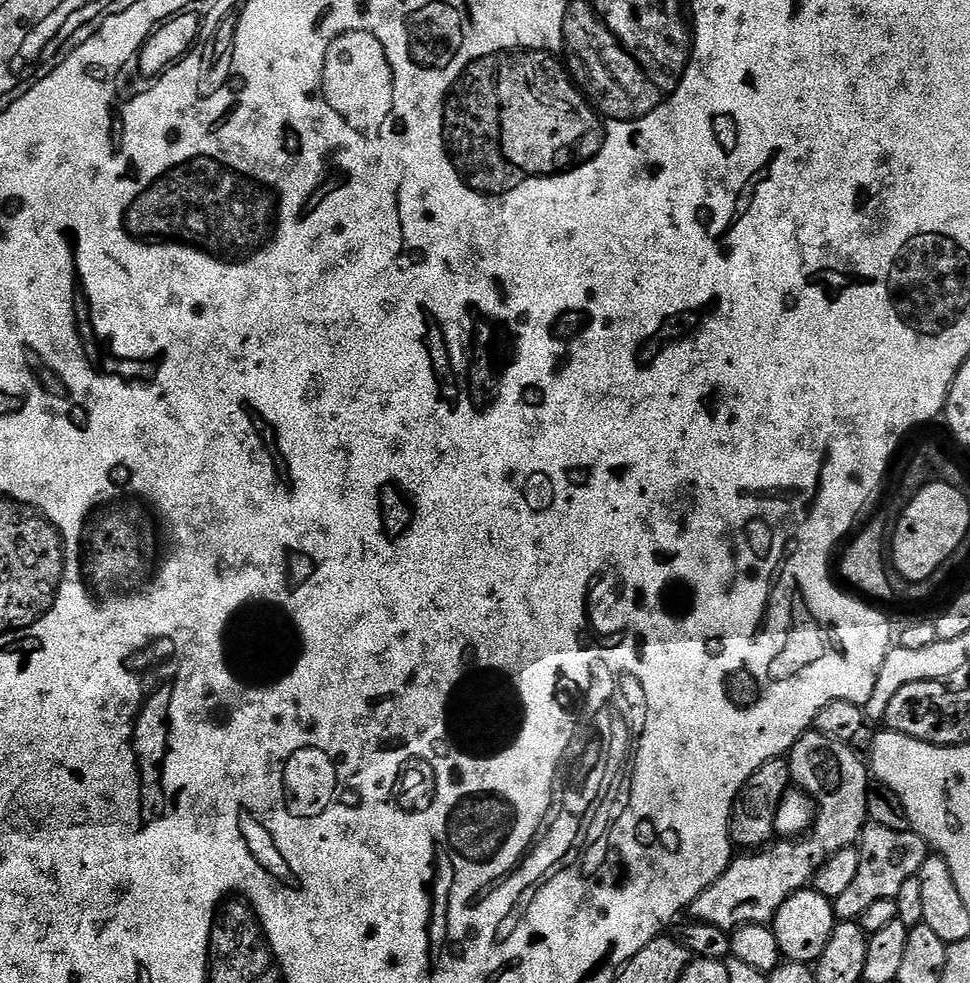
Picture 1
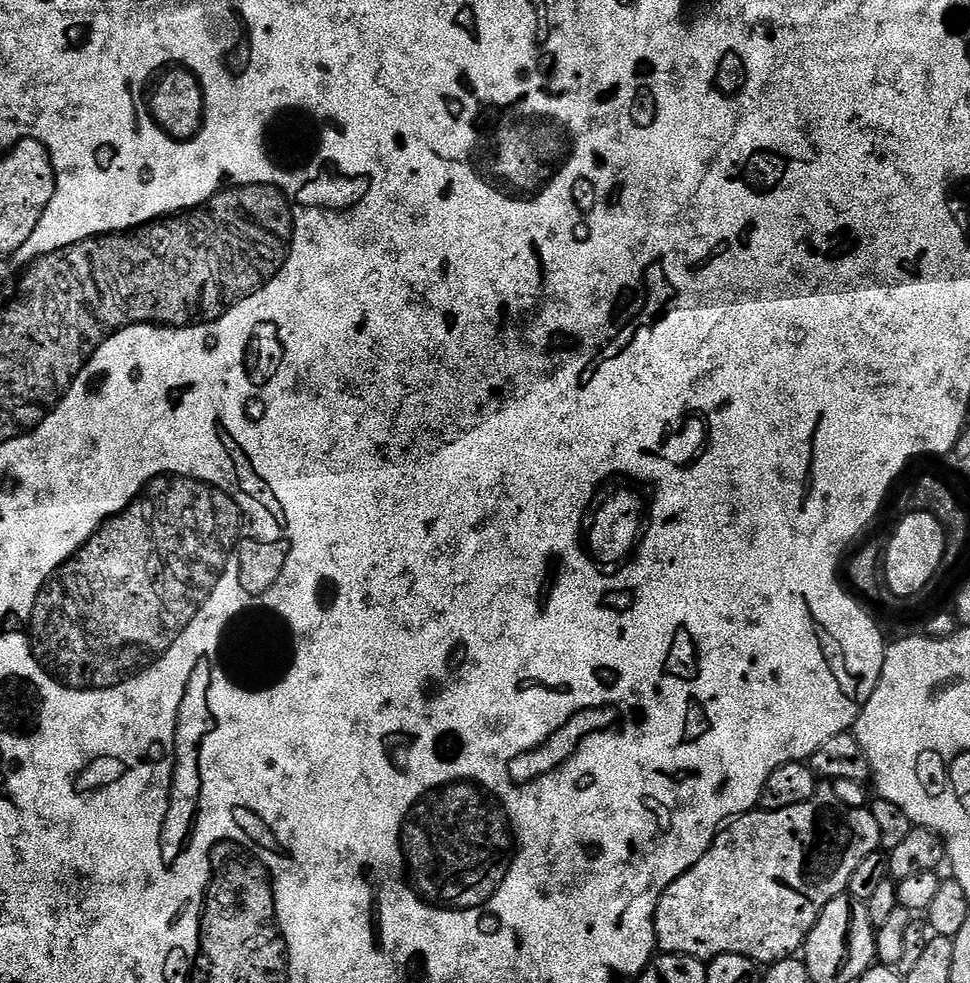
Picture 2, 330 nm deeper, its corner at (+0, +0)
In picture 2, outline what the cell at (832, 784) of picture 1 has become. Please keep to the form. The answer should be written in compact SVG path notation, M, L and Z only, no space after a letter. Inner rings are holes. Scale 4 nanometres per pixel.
M817 794L802 802L798 806L786 806L782 810L753 810L748 813L746 822L737 818L727 826L720 829L715 840L708 848L707 854L694 865L682 878L678 878L662 894L662 898L656 907L654 918L654 930L656 931L656 947L661 953L673 952L683 956L692 956L695 960L705 962L718 954L742 954L746 958L755 960L761 966L767 966L785 960L788 956L796 956L803 949L804 943L813 926L818 922L822 910L834 898L845 895L848 890L850 878L854 878L854 872L870 854L874 854L880 848L880 835L878 826L874 823L874 814L867 807L851 808L848 804L839 804L832 796Z

